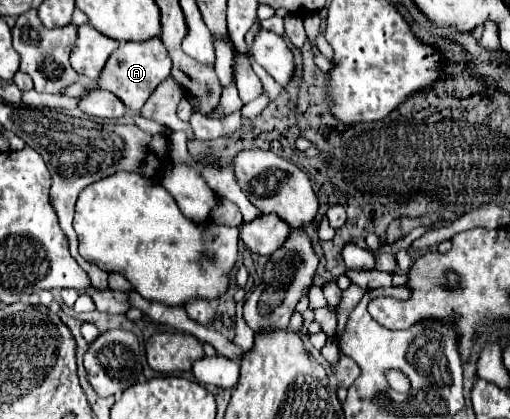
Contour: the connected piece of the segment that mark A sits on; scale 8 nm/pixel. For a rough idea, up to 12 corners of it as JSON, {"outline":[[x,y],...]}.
{"outline":[[161,37],[125,41],[99,87],[141,109],[171,73]]}

